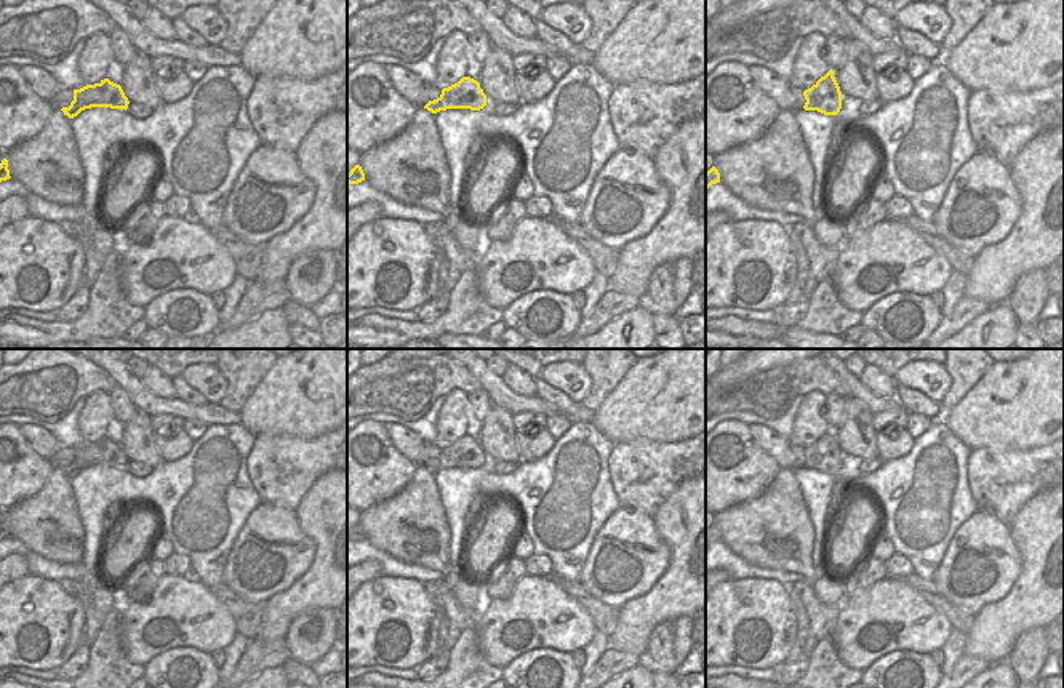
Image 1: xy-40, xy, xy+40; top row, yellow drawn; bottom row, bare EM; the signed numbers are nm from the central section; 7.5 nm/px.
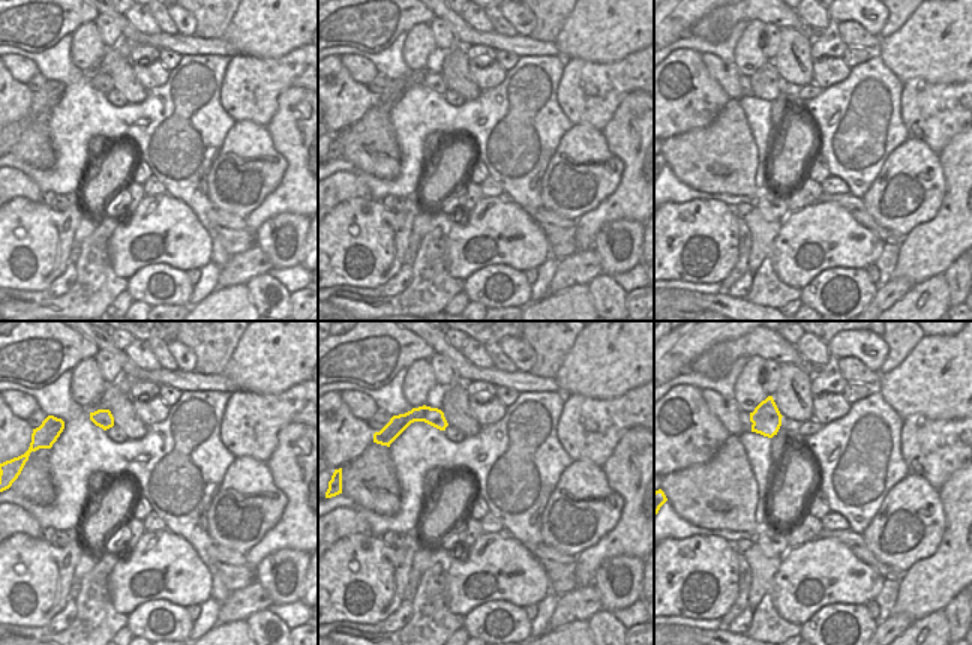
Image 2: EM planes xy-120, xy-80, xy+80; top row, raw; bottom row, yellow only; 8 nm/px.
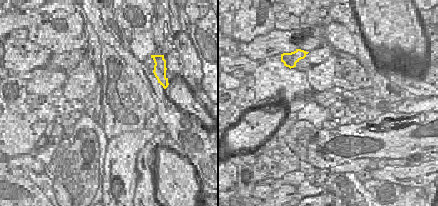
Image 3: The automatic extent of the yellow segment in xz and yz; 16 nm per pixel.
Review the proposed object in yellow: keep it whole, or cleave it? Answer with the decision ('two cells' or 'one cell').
two cells

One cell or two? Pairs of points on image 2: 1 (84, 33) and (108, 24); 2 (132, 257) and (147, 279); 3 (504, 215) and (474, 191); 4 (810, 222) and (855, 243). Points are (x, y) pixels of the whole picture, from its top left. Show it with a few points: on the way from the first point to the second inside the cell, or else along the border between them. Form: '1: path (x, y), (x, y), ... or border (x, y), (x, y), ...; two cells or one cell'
1: border (93, 23), (107, 48); two cells
2: border (176, 267), (146, 264), (128, 279); two cells
3: border (482, 195), (468, 218), (459, 222); two cells
4: path (821, 233), (845, 243); one cell

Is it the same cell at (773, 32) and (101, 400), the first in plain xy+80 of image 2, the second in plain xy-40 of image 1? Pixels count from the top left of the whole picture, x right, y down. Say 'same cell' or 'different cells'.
different cells

